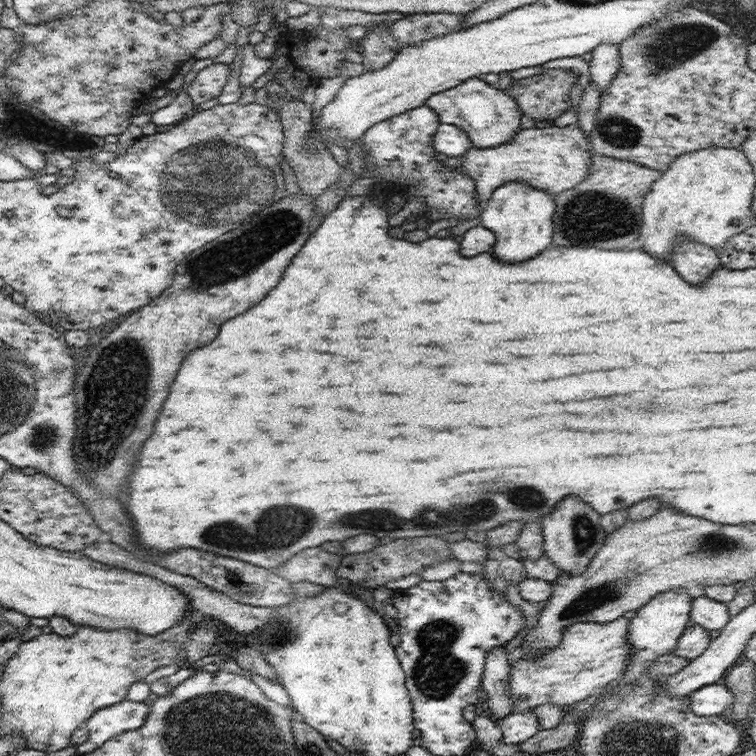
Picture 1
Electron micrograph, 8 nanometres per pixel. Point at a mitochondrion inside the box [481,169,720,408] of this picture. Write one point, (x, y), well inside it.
(592, 216)

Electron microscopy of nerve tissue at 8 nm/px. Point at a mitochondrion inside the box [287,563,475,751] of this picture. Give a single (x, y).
(438, 668)

